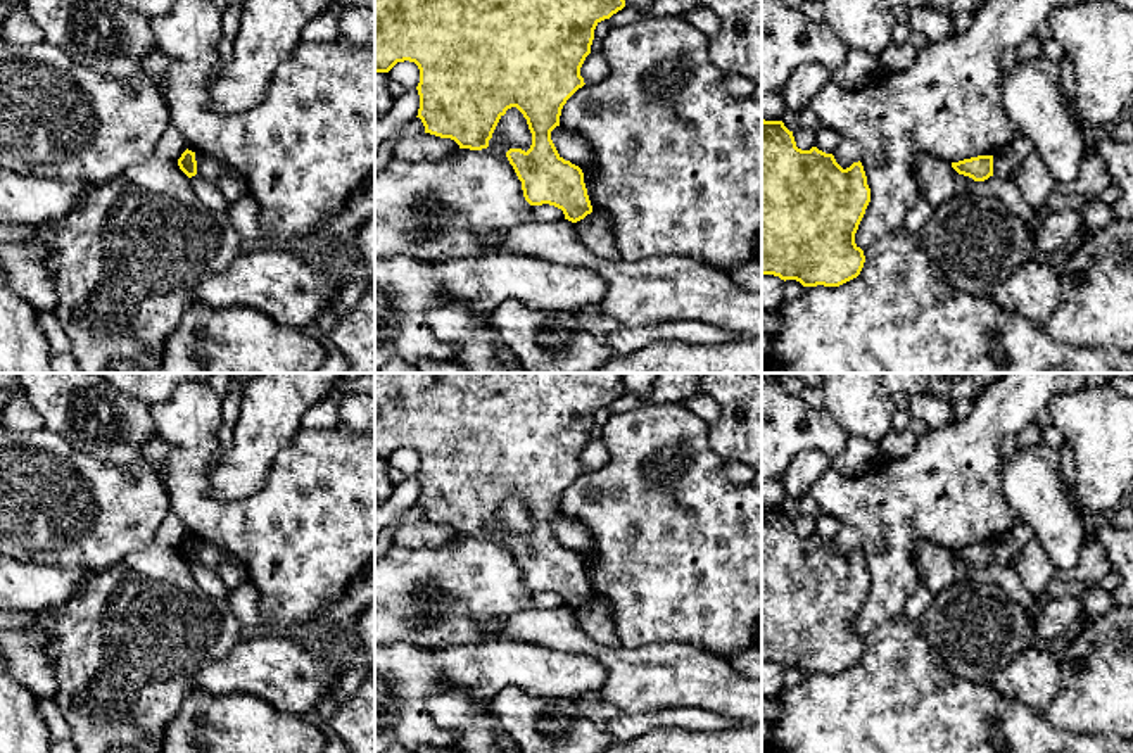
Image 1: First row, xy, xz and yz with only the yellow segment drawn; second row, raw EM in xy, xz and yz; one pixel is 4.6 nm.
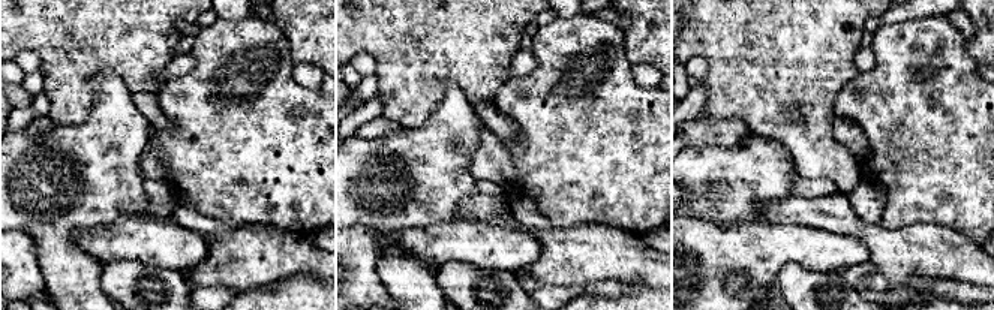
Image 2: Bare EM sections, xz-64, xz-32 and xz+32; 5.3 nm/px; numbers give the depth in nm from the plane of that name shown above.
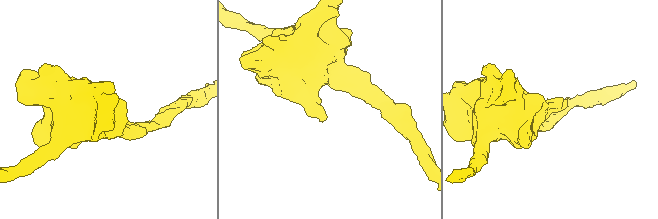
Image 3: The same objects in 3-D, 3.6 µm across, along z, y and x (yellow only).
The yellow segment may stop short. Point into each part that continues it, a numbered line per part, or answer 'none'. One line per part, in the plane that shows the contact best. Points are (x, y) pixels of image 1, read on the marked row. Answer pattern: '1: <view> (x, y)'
none

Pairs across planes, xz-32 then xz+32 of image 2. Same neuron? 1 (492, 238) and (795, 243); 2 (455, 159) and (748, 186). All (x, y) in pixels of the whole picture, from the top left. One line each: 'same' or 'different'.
1: same
2: same

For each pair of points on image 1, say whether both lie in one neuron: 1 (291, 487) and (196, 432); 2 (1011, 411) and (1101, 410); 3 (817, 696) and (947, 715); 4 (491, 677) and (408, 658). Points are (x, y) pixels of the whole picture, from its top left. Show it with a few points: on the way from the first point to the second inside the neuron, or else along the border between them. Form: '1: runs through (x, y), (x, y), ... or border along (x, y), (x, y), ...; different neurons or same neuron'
1: runs through (251, 512), (211, 512), (196, 496), (196, 472); same neuron
2: border along (1078, 391), (1056, 394), (1045, 408); different neurons
3: runs through (850, 712), (914, 715); same neuron
4: runs through (470, 667), (429, 664); same neuron

